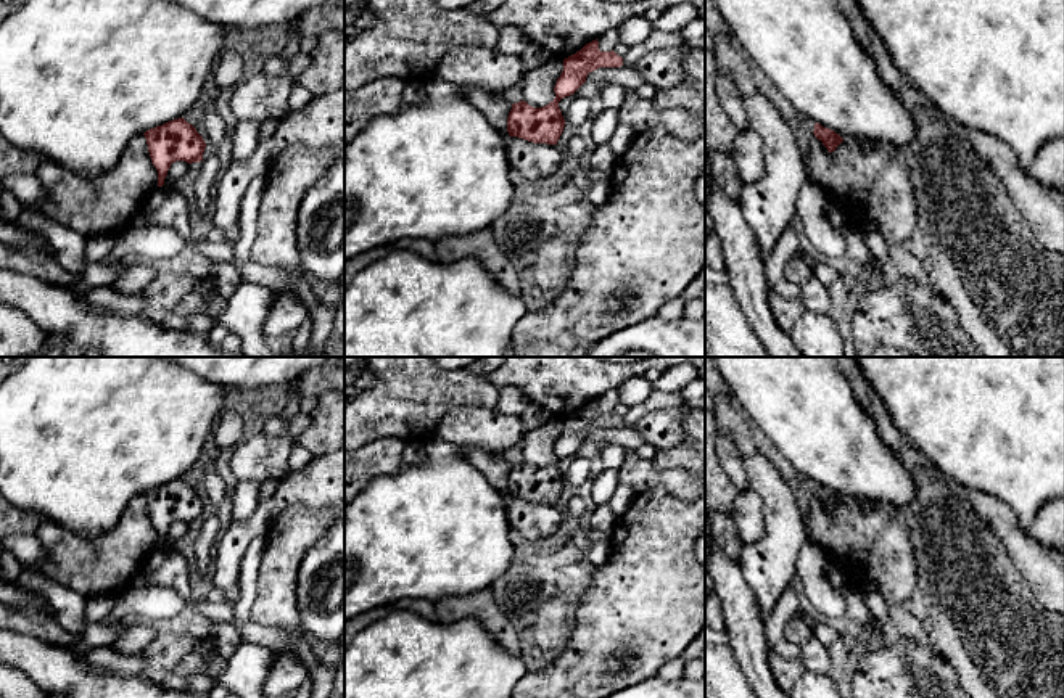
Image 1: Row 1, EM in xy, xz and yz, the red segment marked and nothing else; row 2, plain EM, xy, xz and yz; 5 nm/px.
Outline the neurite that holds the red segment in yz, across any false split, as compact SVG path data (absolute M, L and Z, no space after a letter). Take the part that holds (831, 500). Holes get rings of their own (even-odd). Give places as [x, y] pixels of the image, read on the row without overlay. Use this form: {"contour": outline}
{"contour": "M814 484L813 491L814 497L823 502L829 513L835 511L835 508L843 502L843 499L831 489L823 487L821 484Z"}

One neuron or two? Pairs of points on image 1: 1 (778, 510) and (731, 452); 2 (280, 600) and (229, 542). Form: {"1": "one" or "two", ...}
{"1": "two", "2": "two"}

